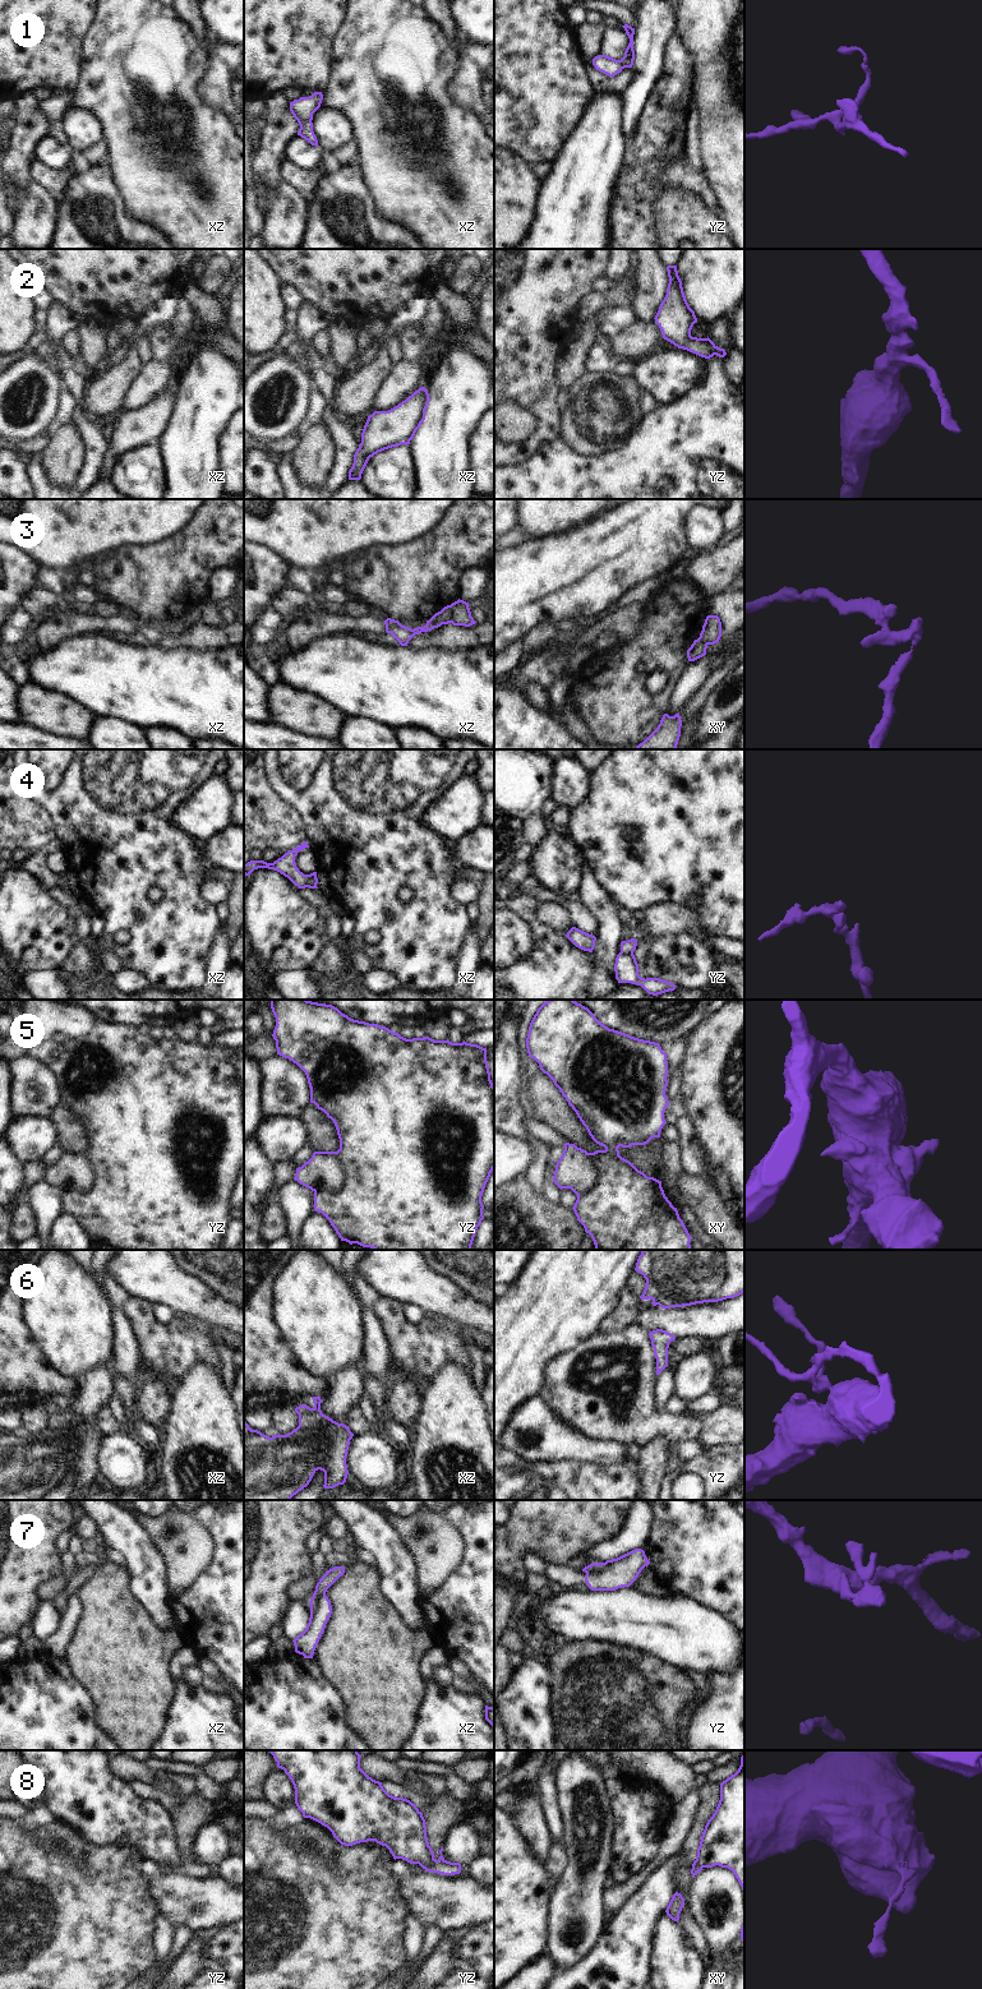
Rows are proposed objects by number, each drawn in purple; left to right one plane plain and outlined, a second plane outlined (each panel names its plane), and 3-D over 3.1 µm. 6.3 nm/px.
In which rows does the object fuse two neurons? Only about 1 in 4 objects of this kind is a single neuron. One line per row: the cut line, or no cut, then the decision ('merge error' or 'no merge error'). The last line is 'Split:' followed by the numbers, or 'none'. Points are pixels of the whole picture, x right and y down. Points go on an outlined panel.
1: no cut; no merge error
2: no cut; no merge error
3: cut in xz along (450, 605), (451, 622); merge error
4: cut in xz along (304, 875), (309, 886); merge error
5: cut in yz along (337, 1152), (344, 1182), (337, 1189), (314, 1191); merge error
6: cut in xz along (312, 1408), (309, 1412), (299, 1416); merge error
7: cut in xz along (313, 1593), (324, 1595); merge error
8: cut in yz along (434, 1859), (424, 1868); merge error
Split: 3, 4, 5, 6, 7, 8

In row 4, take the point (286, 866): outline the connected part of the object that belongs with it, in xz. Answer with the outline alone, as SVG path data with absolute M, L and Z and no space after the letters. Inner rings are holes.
M304 841L301 845L296 846L295 849L289 850L273 863L267 863L264 860L250 860L246 864L244 864L244 874L249 876L254 869L258 868L268 868L283 874L299 889L309 887L308 877L299 871L295 863L295 857L300 850L304 850L305 848L309 848L306 841Z

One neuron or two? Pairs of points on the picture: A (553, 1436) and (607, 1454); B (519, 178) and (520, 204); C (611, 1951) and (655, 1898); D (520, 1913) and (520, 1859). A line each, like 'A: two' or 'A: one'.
A: one
B: one
C: one
D: one

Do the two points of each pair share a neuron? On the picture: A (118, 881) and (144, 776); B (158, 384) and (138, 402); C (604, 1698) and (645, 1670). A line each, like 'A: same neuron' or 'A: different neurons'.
A: same neuron
B: same neuron
C: same neuron

